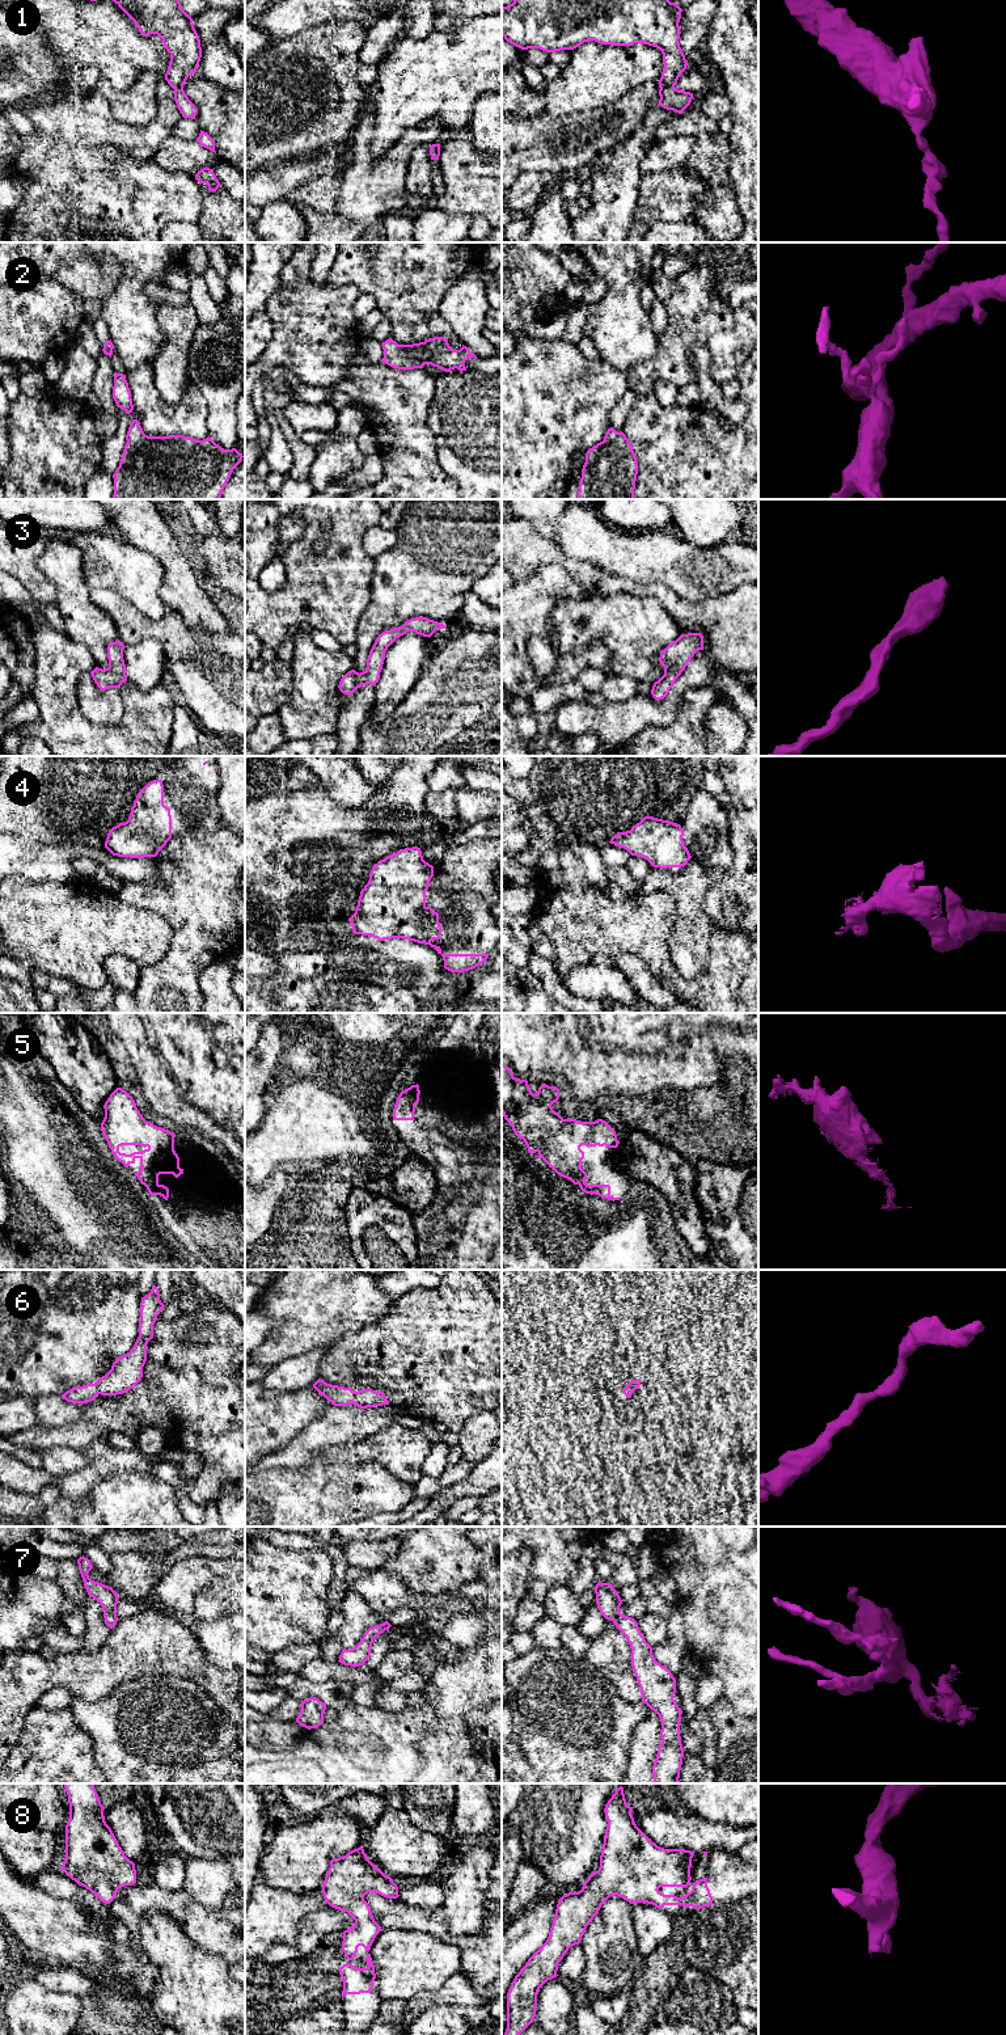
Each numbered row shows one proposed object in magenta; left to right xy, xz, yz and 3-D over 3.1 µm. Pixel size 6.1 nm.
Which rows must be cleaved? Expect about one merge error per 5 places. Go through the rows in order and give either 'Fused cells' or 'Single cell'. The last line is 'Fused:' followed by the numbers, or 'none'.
1: Single cell
2: Single cell
3: Single cell
4: Single cell
5: Single cell
6: Single cell
7: Single cell
8: Single cell
Fused: none

